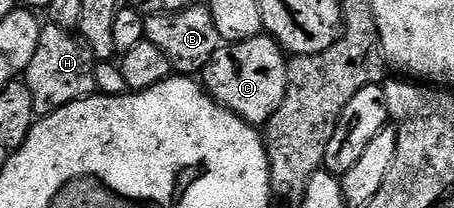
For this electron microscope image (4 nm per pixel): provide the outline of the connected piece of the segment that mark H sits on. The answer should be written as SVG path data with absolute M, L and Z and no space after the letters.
M44 23L40 30L37 52L25 73L25 82L33 94L33 110L36 117L48 116L61 110L61 106L69 106L87 96L96 95L96 63L93 50L89 50L82 36L70 28Z

